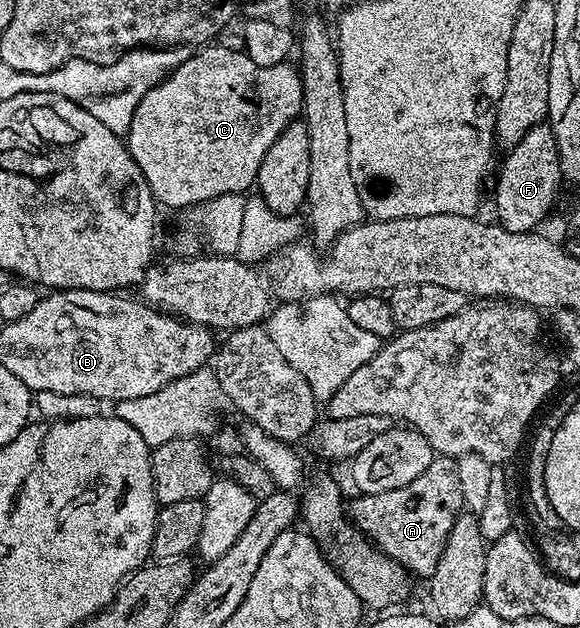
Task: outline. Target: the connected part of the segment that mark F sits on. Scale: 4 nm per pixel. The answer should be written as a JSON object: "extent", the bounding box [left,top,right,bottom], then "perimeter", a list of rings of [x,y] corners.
{"extent":[494,123,564,232],"perimeter":[[[549,123],[532,126],[532,130],[528,130],[528,134],[524,134],[524,138],[520,138],[520,142],[516,142],[505,155],[498,172],[498,185],[494,188],[497,223],[509,232],[535,231],[538,223],[549,214],[558,196],[558,183],[564,180],[556,134],[552,134]]]}

